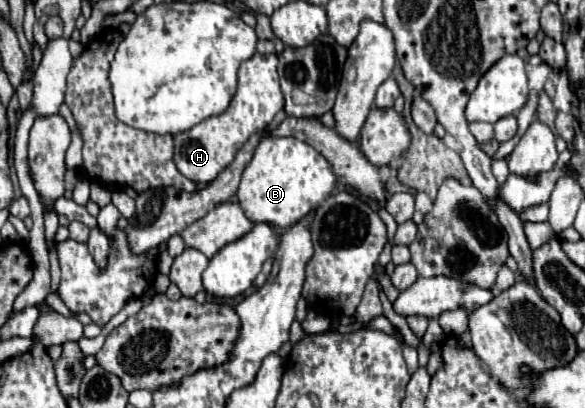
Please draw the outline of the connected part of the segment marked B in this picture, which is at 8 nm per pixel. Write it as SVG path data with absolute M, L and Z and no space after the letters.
M265 137L259 141L253 159L245 165L237 203L249 221L263 221L285 229L327 199L335 185L337 181L329 163L311 145L293 137Z

